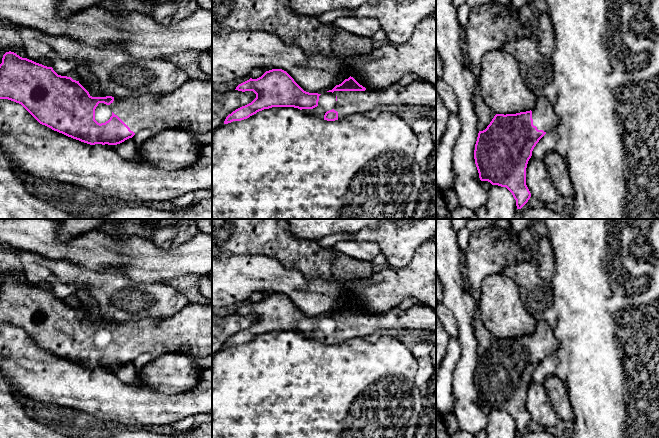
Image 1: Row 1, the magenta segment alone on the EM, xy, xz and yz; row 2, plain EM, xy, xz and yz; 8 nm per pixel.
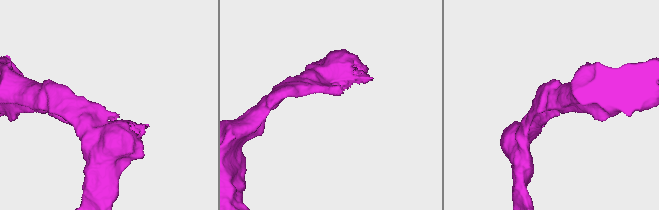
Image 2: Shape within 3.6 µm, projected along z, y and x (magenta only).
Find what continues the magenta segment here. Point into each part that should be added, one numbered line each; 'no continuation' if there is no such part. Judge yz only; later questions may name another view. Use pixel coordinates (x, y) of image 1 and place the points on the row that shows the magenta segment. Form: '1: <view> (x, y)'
1: yz (544, 117)

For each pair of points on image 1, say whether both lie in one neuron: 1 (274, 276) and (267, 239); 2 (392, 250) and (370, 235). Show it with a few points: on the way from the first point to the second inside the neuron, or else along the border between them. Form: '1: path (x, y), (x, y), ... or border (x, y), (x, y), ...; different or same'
1: border (248, 254), (270, 256), (292, 269); different
2: path (387, 245), (375, 235); same

